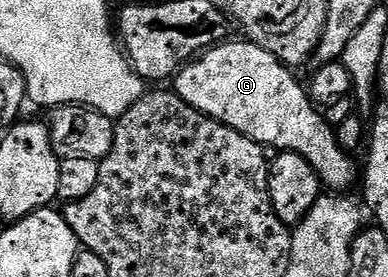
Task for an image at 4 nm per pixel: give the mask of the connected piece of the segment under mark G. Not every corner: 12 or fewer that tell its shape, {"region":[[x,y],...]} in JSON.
{"region":[[226,40],[172,79],[191,108],[273,152],[329,192],[359,162],[292,69]]}

